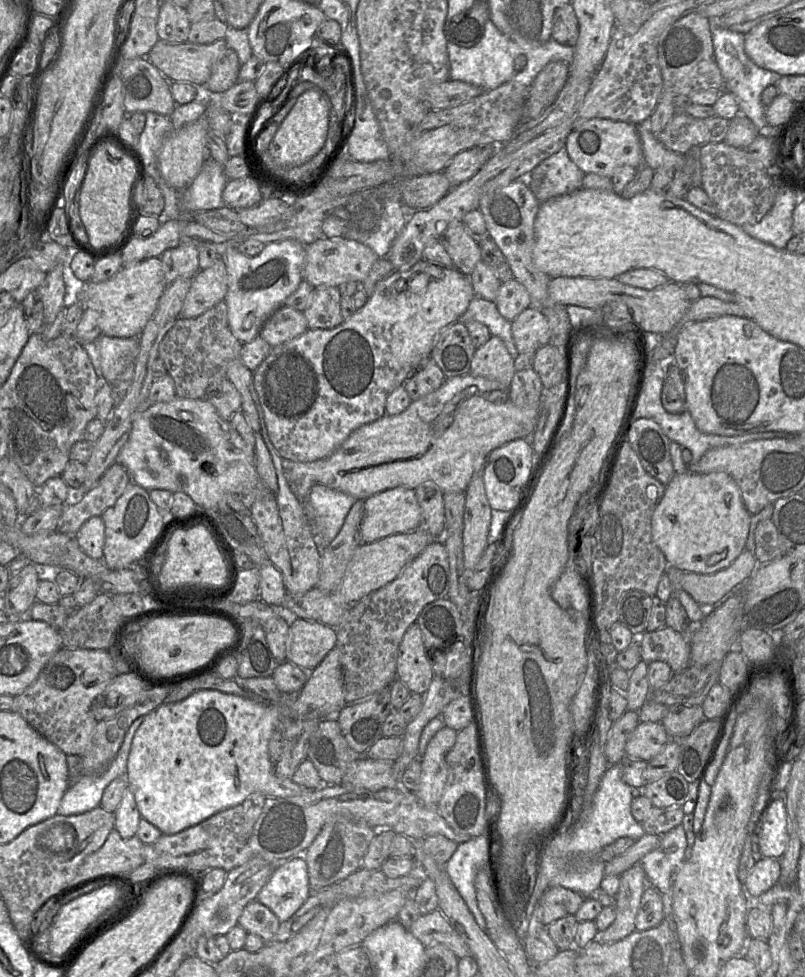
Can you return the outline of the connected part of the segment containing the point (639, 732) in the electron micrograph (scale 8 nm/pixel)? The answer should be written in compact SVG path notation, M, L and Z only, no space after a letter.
M640 722L626 743L626 757L649 762L663 750L670 740L671 736L662 723Z

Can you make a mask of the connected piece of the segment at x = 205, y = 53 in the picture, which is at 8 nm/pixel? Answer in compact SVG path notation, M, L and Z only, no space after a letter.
M224 38L211 44L171 43L159 39L147 58L169 81L204 85L214 63L227 48Z

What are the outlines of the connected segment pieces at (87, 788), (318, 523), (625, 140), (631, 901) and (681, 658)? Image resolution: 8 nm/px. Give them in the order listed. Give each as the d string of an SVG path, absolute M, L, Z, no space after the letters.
M144 716L138 717L129 727L123 743L109 768L99 776L81 776L81 757L67 755L70 786L61 799L59 815L75 815L98 807L104 789L118 777L125 777L132 740Z
M316 484L312 487L307 499L302 501L305 507L305 513L311 526L314 541L319 548L320 558L322 549L328 546L329 543L336 537L344 524L348 512L356 500L357 499L347 493L324 485Z
M593 118L577 125L567 137L566 150L585 174L595 173L610 179L622 166L637 169L645 163L637 125L611 119Z
M636 863L620 876L619 889L614 896L616 917L604 931L598 931L594 941L602 944L617 942L635 929L635 917L641 896L647 886L647 877L641 863Z
M664 626L652 632L644 632L638 638L640 645L640 655L648 665L654 661L666 662L673 673L684 671L690 666L690 644L685 634L679 633L668 626Z

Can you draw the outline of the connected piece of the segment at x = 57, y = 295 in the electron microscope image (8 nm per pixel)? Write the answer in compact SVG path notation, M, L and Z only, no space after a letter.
M57 265L47 274L37 289L43 303L43 324L51 324L65 307L65 286L62 276L63 265Z

